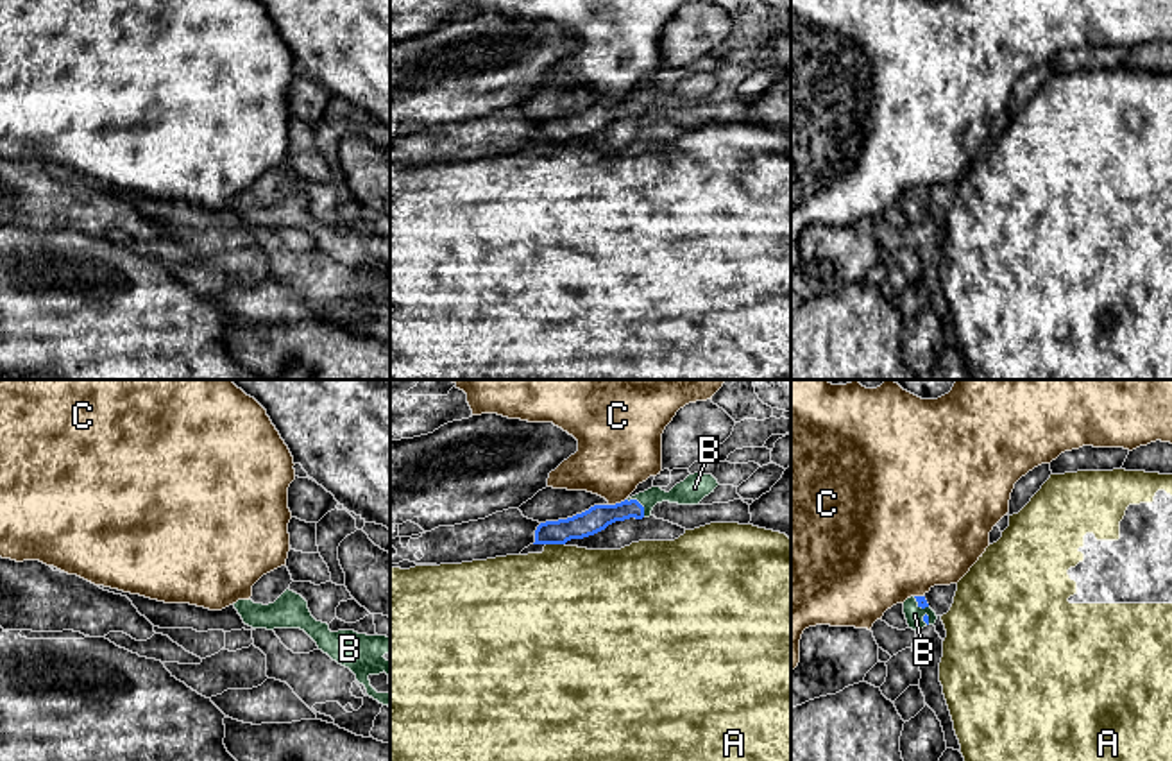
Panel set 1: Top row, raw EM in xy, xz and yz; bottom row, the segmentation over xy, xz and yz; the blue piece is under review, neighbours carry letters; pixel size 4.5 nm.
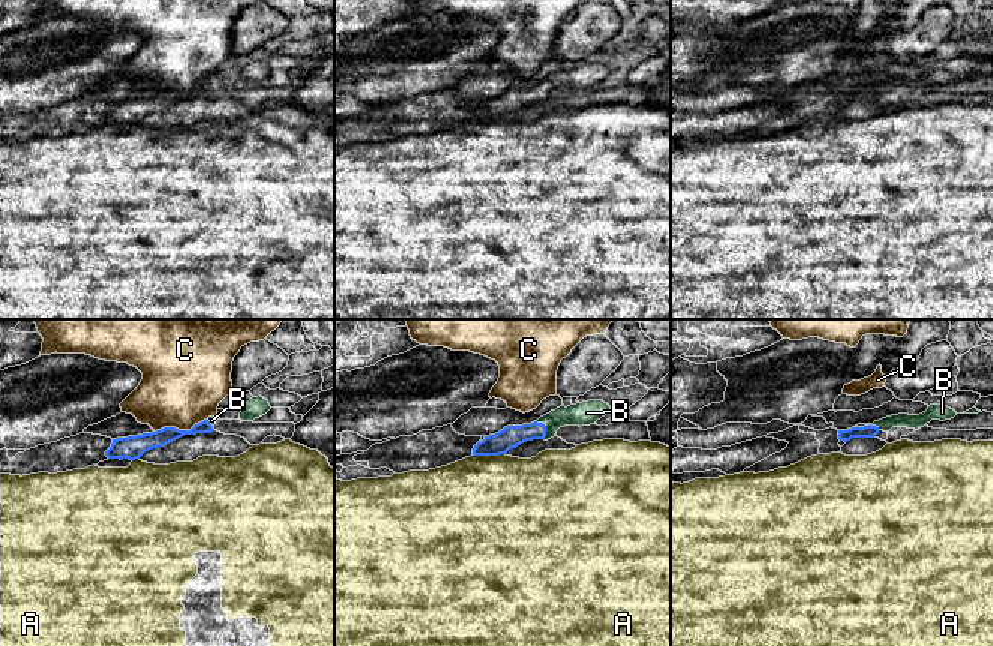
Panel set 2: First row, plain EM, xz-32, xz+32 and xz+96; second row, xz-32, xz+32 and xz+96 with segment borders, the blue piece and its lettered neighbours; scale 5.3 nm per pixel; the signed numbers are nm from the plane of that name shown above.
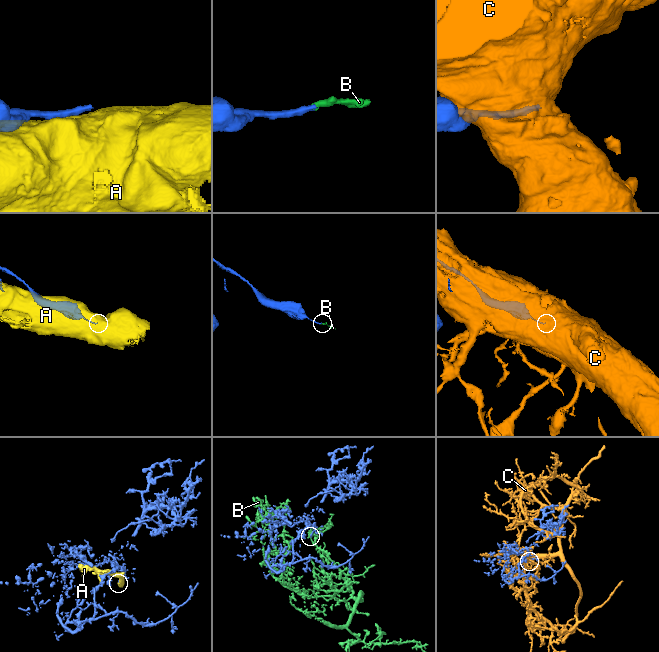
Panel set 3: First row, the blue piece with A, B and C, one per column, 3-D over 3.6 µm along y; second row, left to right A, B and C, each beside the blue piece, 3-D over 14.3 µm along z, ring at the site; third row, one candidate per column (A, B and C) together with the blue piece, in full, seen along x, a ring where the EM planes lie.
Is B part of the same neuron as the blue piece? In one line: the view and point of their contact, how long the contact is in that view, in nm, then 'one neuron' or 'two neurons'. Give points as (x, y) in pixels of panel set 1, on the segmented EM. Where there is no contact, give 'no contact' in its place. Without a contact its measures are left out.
xz (639, 504) | 120 nm | one neuron

